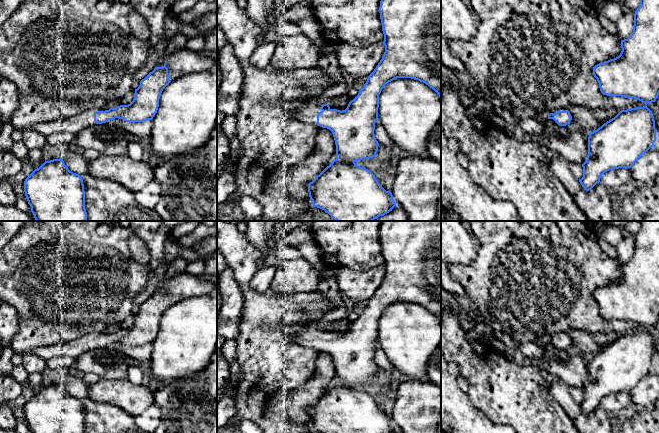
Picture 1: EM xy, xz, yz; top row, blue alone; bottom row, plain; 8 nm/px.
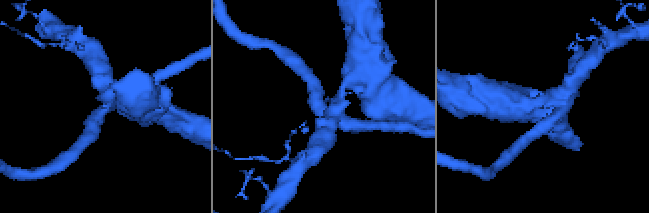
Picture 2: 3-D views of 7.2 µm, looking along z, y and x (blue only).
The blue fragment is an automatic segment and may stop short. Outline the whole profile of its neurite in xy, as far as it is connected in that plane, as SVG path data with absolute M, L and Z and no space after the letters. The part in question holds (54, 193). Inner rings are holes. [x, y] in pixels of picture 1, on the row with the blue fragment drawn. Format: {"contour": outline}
{"contour": "M62 158L45 161L24 181L24 192L36 221L86 221L85 191L83 179L65 165Z"}

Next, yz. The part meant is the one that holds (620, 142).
{"contour": "M640 0L634 14L633 32L627 39L621 40L621 48L618 57L595 65L593 75L603 95L634 98L645 105L621 110L614 118L589 133L588 155L582 164L583 177L579 179L586 191L599 183L605 172L631 168L656 141L655 120L647 104L655 102L659 96L659 0Z"}

